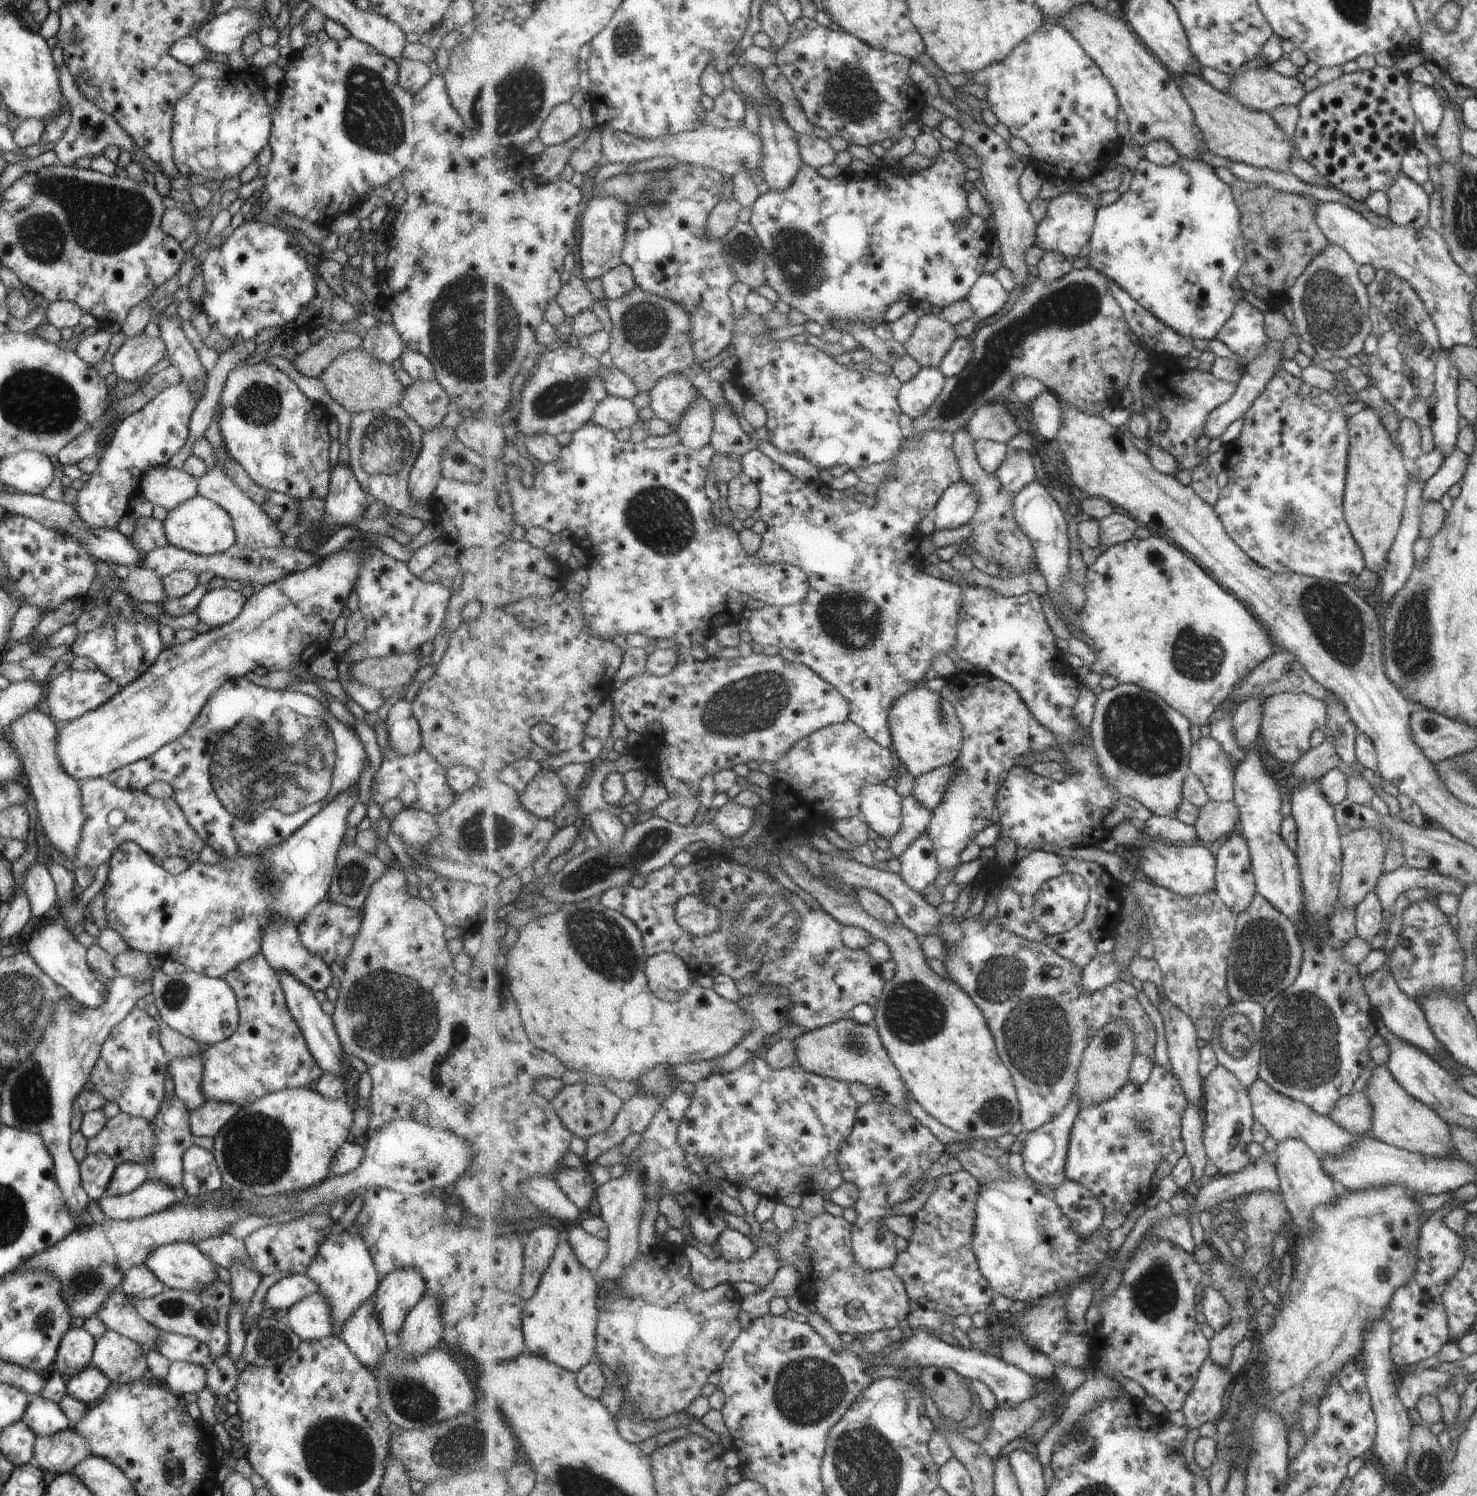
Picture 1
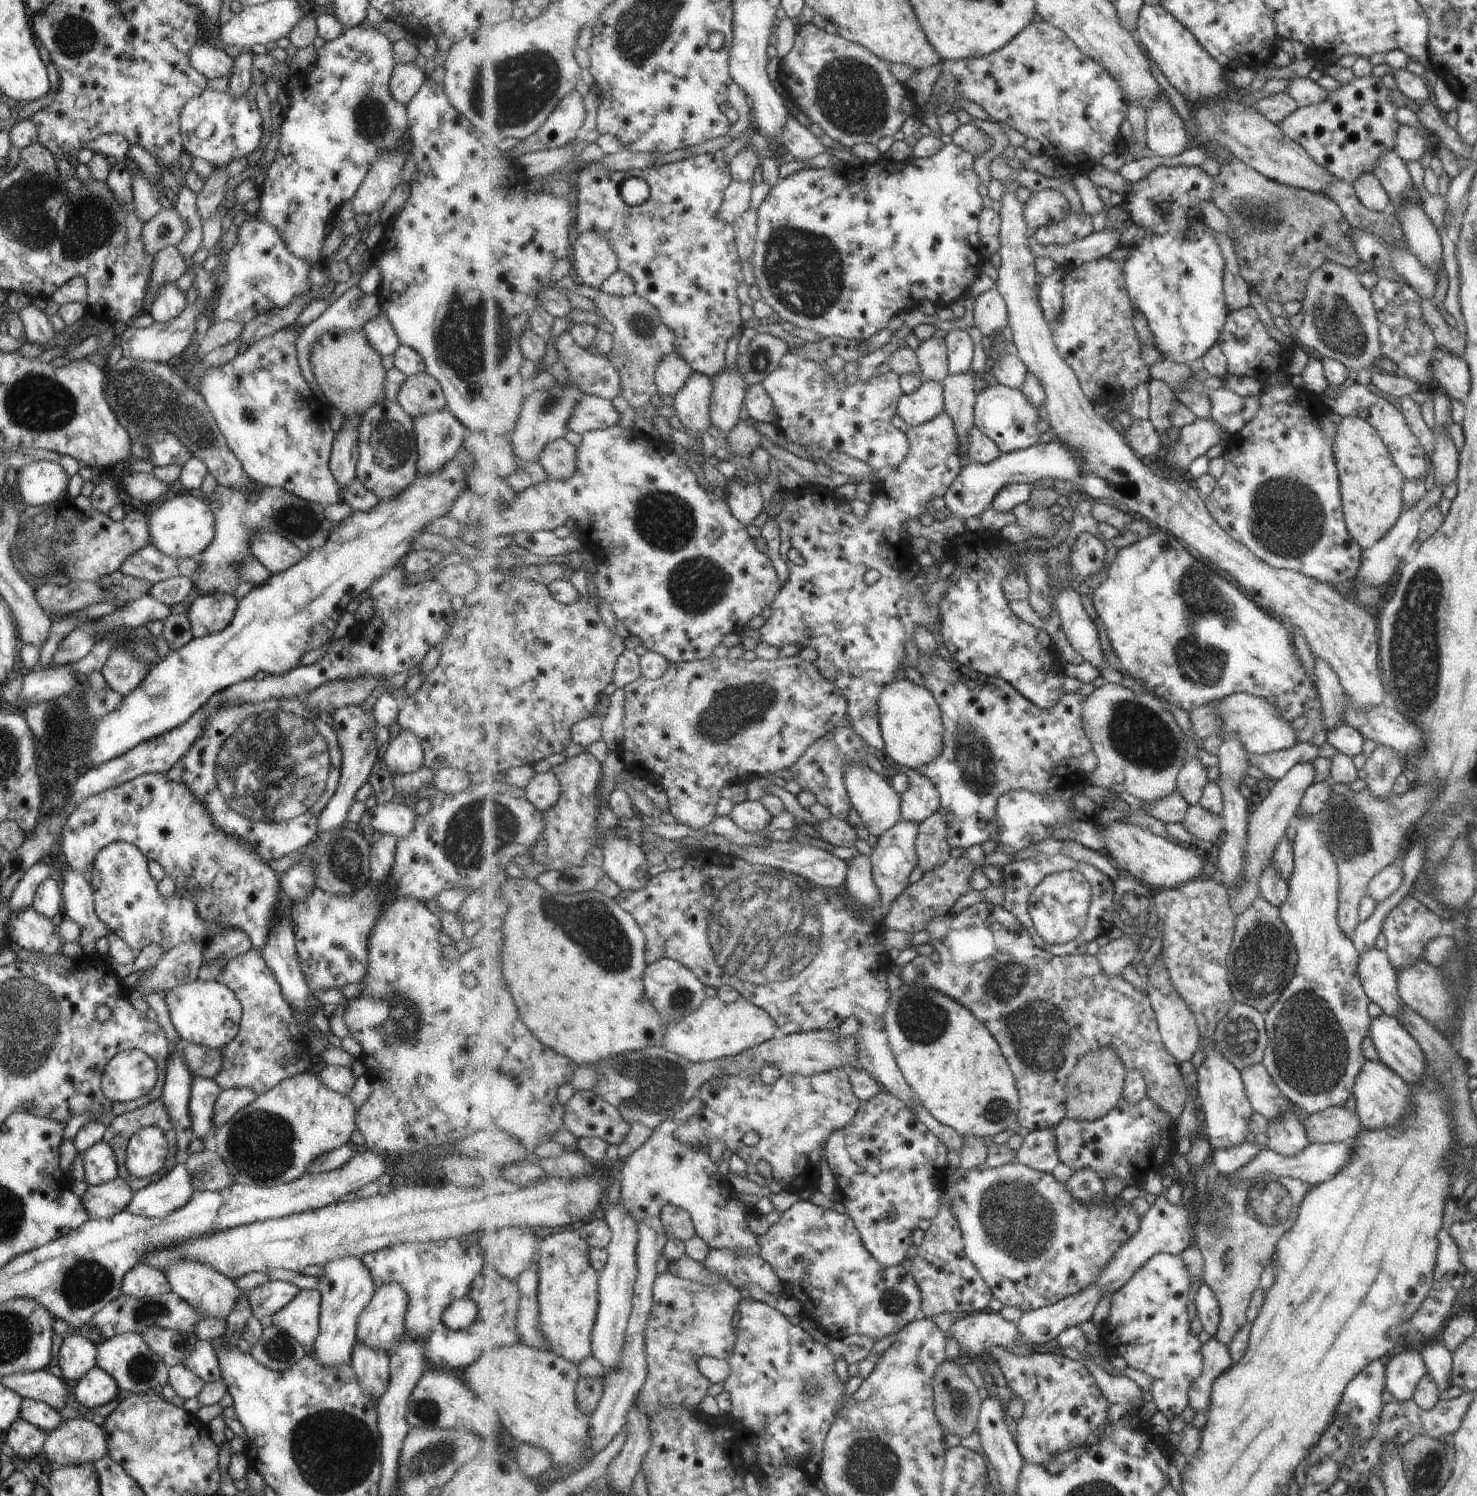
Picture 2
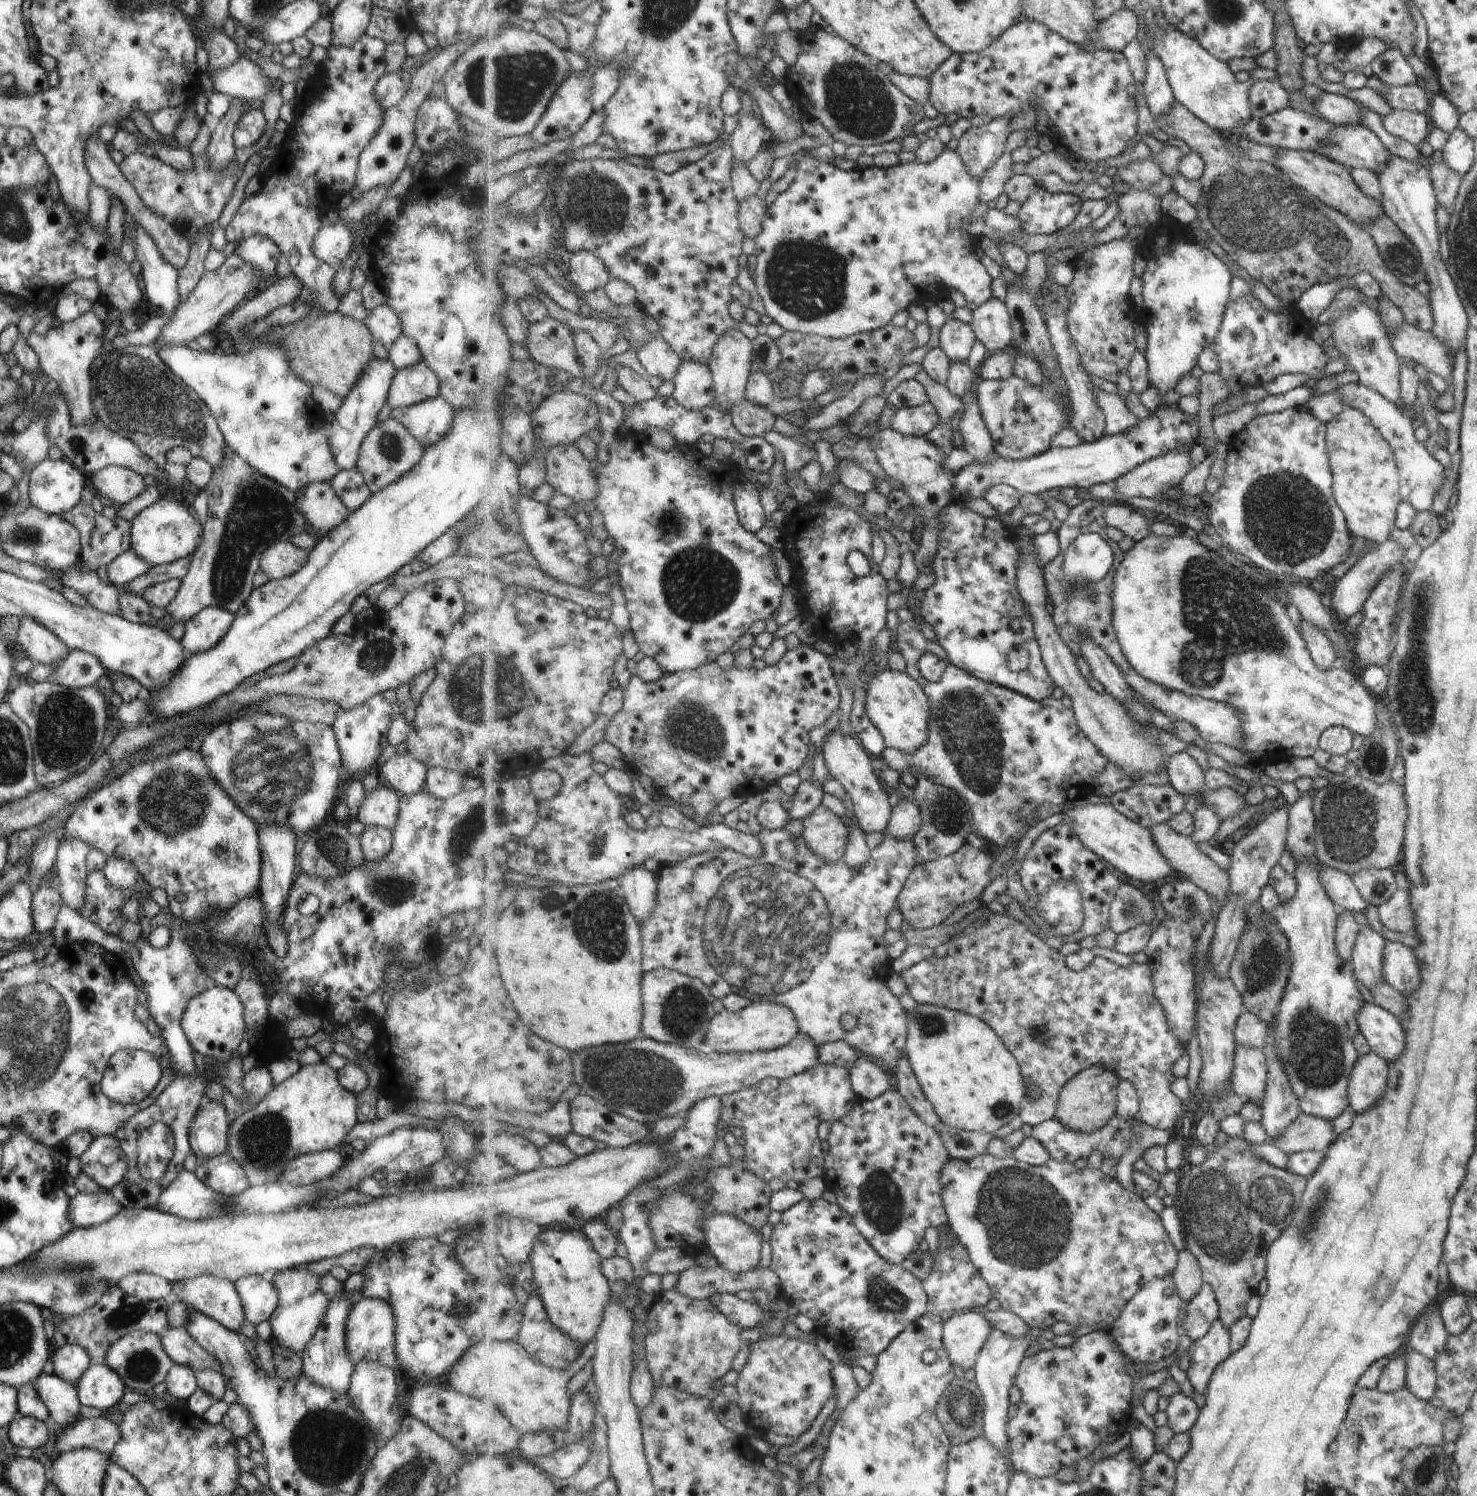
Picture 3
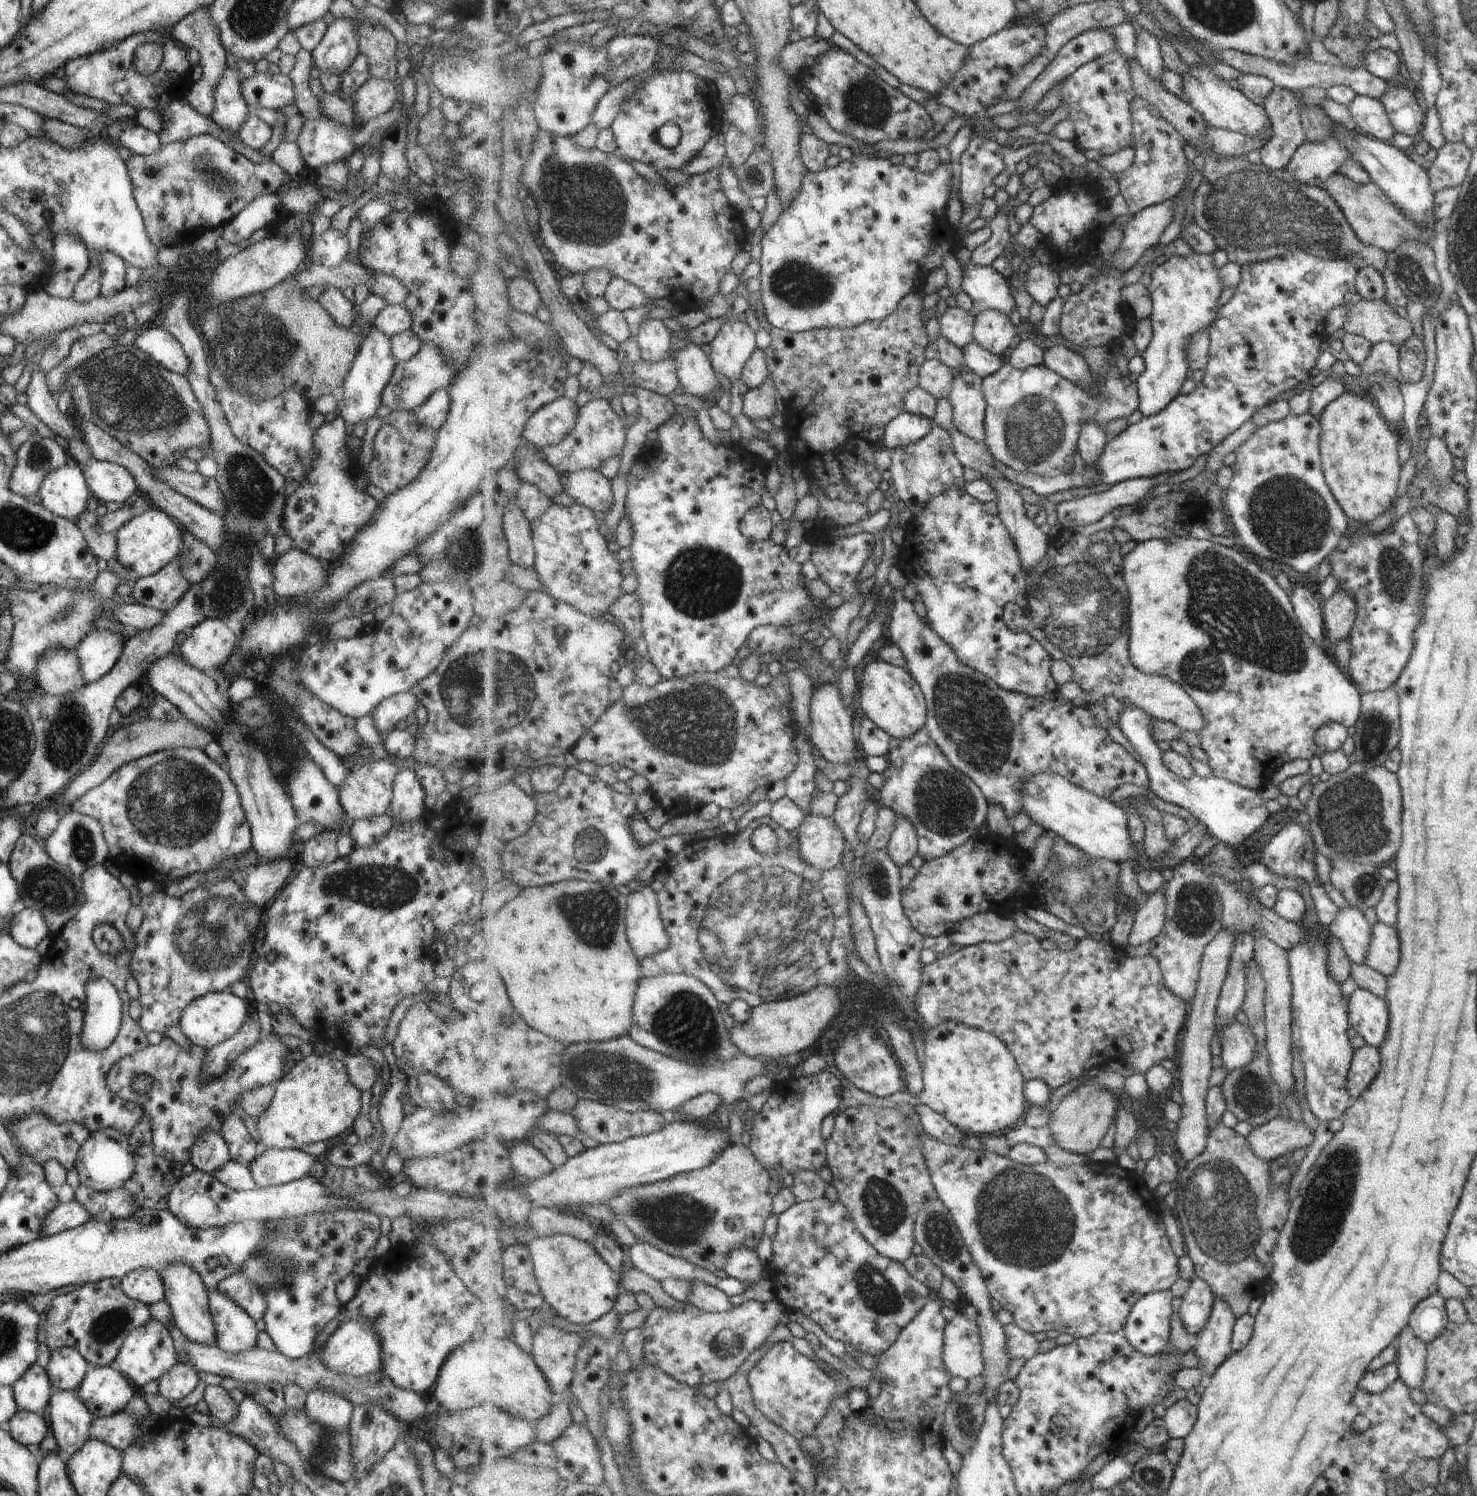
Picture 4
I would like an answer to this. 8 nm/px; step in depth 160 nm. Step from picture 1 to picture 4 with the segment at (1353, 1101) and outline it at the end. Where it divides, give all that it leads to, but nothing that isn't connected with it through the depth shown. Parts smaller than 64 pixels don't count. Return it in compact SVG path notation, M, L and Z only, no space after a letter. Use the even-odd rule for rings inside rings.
M1277 1117L1261 1127L1255 1127L1247 1140L1257 1156L1272 1161L1283 1153L1309 1148L1313 1133L1301 1121Z

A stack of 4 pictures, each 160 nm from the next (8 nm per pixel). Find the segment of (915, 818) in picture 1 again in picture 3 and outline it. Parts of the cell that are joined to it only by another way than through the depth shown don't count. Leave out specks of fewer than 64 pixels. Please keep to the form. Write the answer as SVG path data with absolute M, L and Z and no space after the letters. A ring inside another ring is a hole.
M764 828L759 834L756 834L756 837L764 846L762 855L748 857L733 849L722 848L715 852L705 851L700 855L691 856L691 858L682 862L660 866L655 873L658 882L658 903L652 917L643 923L641 928L644 956L643 968L645 972L659 969L675 969L690 977L701 979L716 1000L721 1001L725 996L735 991L738 996L740 994L748 995L752 1003L760 1003L764 999L772 1003L781 1003L794 1012L800 1026L799 1031L807 1034L808 1038L813 1040L817 1045L820 1046L825 1043L836 1043L839 1041L848 1042L861 1055L875 1060L883 1068L887 1068L889 1073L893 1074L897 1072L898 1060L902 1059L903 1051L906 1050L909 1016L903 1010L899 998L893 996L893 992L885 984L885 979L893 970L891 966L892 960L886 951L884 938L888 930L887 916L895 908L897 898L899 898L901 890L903 890L913 867L916 865L915 858L918 856L916 844L914 841L896 839L891 833L885 832L883 834L883 842L872 850L871 858L859 868L853 869L845 860L837 861L836 863L827 863L821 857L813 854L801 834L792 836L793 842L795 842L798 848L798 855L793 860L785 860L778 851L778 843L781 842L782 838L789 836L791 835L784 830ZM849 1013L856 1017L857 1025L852 1030L847 1031L841 1026L841 1018L843 1018L843 1014Z

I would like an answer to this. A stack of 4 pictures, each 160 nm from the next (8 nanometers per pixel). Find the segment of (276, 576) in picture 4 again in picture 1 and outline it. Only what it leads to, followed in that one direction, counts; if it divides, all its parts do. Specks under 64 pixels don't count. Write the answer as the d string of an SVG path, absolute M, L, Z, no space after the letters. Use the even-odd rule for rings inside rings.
M213 466L197 480L197 495L218 504L227 514L232 522L234 530L234 543L239 547L257 550L265 547L281 547L285 535L280 528L252 501L249 497L218 467Z

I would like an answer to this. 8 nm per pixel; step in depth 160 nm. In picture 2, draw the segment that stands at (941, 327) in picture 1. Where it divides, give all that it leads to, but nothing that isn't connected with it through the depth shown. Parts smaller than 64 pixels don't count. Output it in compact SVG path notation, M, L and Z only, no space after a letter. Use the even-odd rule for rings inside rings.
M929 338L916 350L921 374L929 381L942 382L950 375L946 339Z

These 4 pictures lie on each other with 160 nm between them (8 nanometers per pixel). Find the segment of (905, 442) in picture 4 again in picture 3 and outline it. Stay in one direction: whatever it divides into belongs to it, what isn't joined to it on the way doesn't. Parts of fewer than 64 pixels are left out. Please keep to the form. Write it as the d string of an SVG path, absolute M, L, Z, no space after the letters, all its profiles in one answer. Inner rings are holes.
M931 402L895 412L891 428L910 437L926 437L938 424L940 416Z

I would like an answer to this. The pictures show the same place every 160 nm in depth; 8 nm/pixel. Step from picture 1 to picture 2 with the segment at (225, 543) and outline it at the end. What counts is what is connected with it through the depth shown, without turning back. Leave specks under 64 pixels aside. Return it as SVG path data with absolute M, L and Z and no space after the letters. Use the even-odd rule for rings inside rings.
M181 491L175 498L158 504L151 512L145 512L145 508L139 506L137 508L146 516L148 536L150 537L148 543L164 555L175 559L192 557L195 553L203 550L213 538L214 514L208 507L208 500L194 498L188 492Z

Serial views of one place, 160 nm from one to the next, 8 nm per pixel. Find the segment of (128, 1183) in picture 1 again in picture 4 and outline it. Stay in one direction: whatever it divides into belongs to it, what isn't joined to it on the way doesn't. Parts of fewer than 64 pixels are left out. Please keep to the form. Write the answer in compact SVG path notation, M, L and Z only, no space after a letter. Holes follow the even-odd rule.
M73 1199L67 1203L58 1203L42 1220L41 1237L56 1235L84 1223L89 1213Z

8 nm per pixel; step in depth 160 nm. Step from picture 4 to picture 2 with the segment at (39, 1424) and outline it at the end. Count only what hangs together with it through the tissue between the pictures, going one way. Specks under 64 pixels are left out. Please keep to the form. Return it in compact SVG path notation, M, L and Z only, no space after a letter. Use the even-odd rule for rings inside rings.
M18 1416L3 1432L3 1445L6 1451L27 1462L42 1452L45 1437L44 1430Z

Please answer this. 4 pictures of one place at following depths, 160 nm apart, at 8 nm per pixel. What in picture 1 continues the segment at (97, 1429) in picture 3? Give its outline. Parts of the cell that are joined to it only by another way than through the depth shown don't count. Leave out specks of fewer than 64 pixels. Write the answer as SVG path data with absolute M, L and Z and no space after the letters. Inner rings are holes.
M71 1427L52 1435L36 1437L30 1464L60 1475L70 1470L90 1454L86 1440Z

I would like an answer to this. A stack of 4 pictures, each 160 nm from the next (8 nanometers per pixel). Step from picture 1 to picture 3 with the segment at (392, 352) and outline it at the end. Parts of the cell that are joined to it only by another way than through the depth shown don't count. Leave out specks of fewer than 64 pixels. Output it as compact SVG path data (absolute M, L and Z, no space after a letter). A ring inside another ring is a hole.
M387 303L368 311L363 321L371 333L372 340L381 342L386 348L402 332L398 316Z

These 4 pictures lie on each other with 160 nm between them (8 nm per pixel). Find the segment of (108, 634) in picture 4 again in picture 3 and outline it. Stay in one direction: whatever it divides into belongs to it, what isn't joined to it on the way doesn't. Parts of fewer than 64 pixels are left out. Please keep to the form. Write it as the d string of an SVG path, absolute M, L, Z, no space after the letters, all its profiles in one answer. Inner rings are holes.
M69 649L60 665L49 672L47 680L64 687L81 688L94 683L102 674L108 672L93 653Z

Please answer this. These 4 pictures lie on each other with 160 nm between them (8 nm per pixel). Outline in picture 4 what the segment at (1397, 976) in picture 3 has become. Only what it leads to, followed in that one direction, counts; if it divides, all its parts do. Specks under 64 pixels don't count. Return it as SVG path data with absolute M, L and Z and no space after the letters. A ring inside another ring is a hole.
M1376 921L1370 925L1370 941L1364 963L1384 977L1394 973L1399 960L1399 943L1393 927Z

